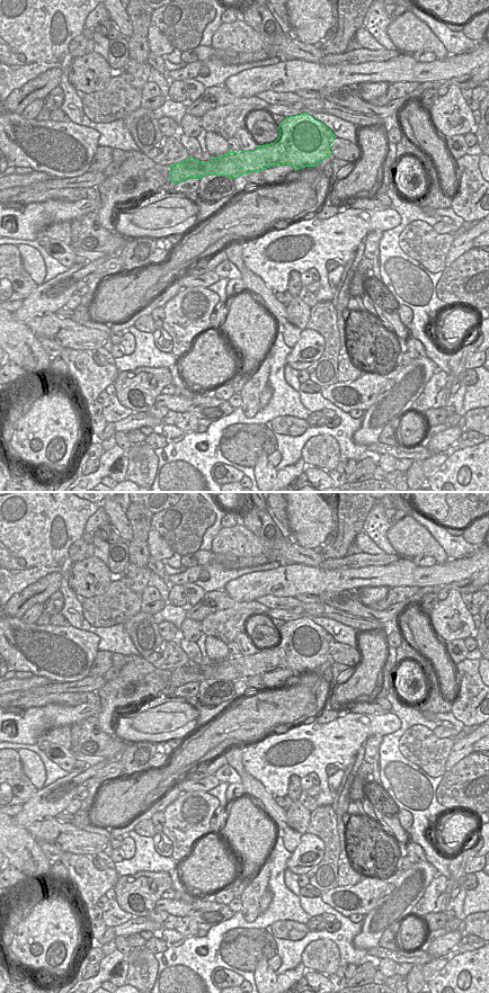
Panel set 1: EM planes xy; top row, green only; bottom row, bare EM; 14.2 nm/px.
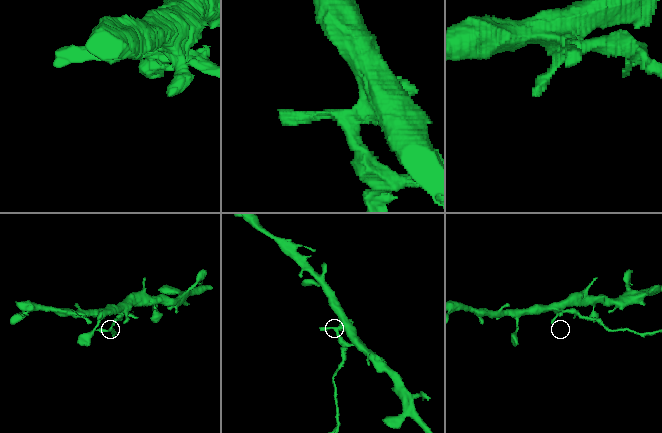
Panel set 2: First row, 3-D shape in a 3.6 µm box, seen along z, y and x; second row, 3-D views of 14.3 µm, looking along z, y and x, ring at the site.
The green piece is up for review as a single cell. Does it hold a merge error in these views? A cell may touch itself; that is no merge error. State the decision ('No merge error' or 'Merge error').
Merge error.

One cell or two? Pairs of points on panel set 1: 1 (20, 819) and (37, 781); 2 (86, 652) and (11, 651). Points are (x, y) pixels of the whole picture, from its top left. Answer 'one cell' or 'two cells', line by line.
1: two cells
2: one cell

